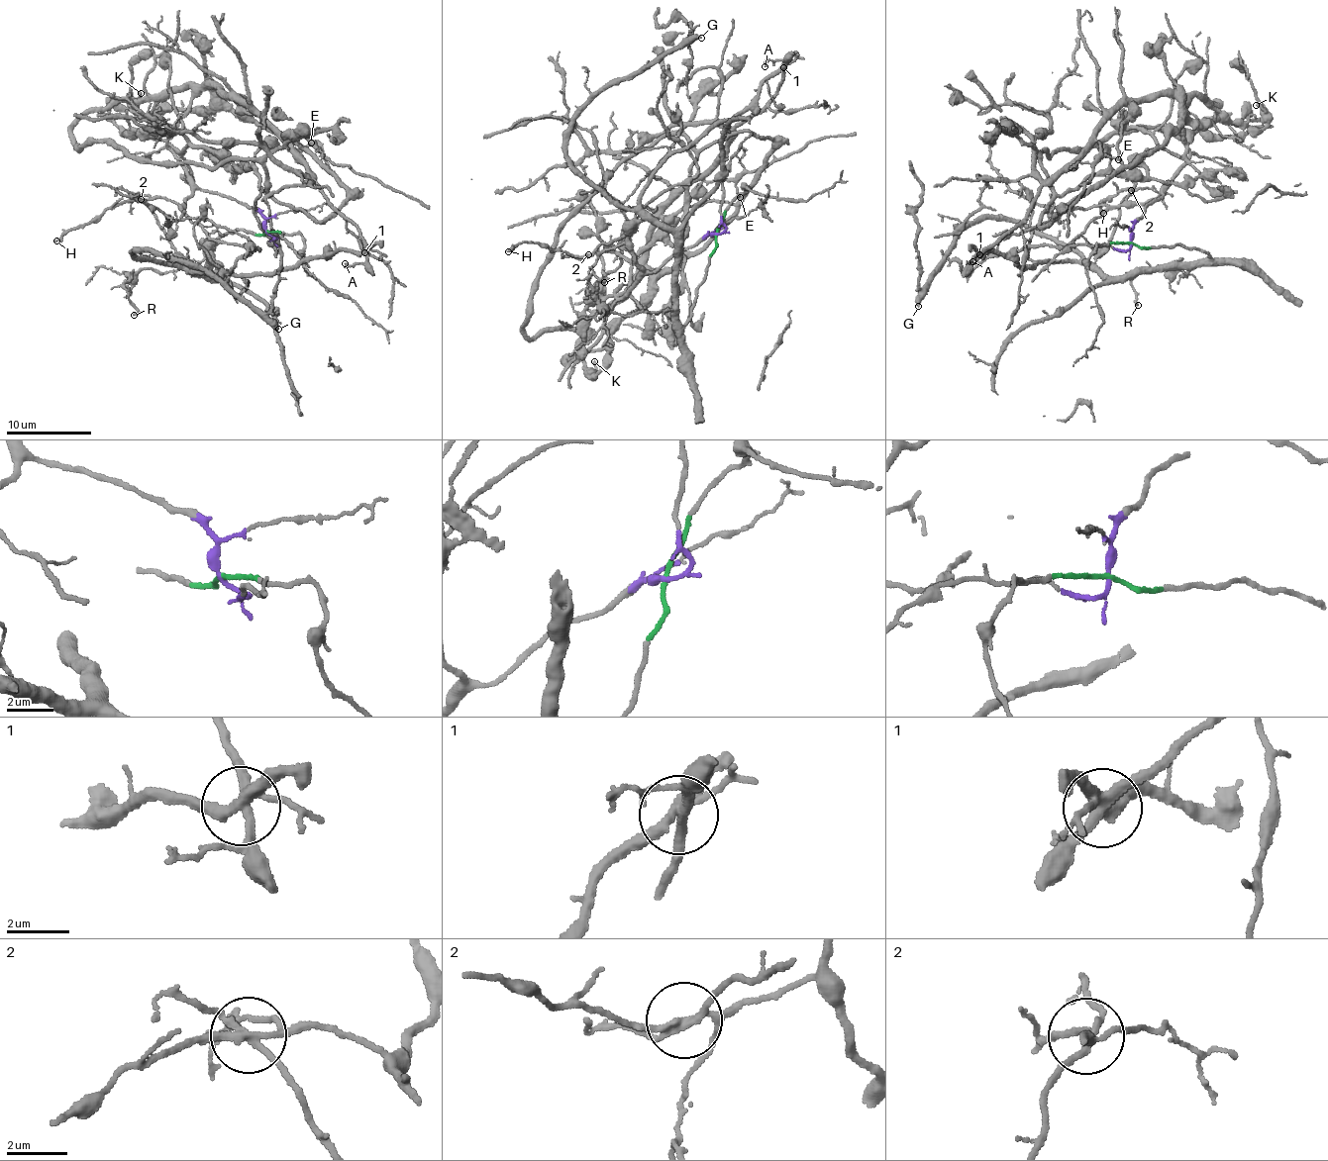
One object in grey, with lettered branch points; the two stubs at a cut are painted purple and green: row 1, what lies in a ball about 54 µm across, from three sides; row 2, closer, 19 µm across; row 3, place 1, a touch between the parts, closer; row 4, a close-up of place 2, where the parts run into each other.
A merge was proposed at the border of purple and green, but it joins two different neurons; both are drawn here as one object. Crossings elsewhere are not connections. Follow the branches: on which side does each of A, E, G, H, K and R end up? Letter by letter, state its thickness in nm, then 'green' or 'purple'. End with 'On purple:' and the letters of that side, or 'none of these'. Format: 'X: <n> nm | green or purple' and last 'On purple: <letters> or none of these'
A: 190 nm | purple
E: 100 nm | purple
G: 360 nm | green
H: 240 nm | purple
K: 200 nm | purple
R: 190 nm | green
On purple: A, E, H, K

